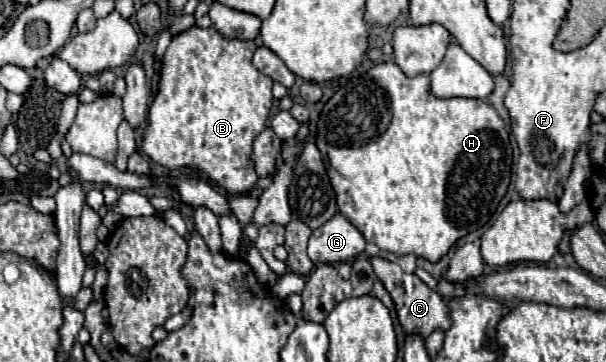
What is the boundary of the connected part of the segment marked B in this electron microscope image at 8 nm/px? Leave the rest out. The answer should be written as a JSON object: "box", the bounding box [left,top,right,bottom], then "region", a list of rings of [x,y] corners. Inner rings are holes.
{"box":[142,25,274,197],"region":[[[194,25],[178,33],[162,57],[158,95],[148,109],[150,123],[146,127],[142,151],[170,171],[182,167],[202,171],[234,197],[248,193],[258,181],[252,161],[252,141],[266,129],[266,119],[274,99],[272,79],[252,65],[254,51],[254,41],[226,41],[214,27],[200,29]]]}

